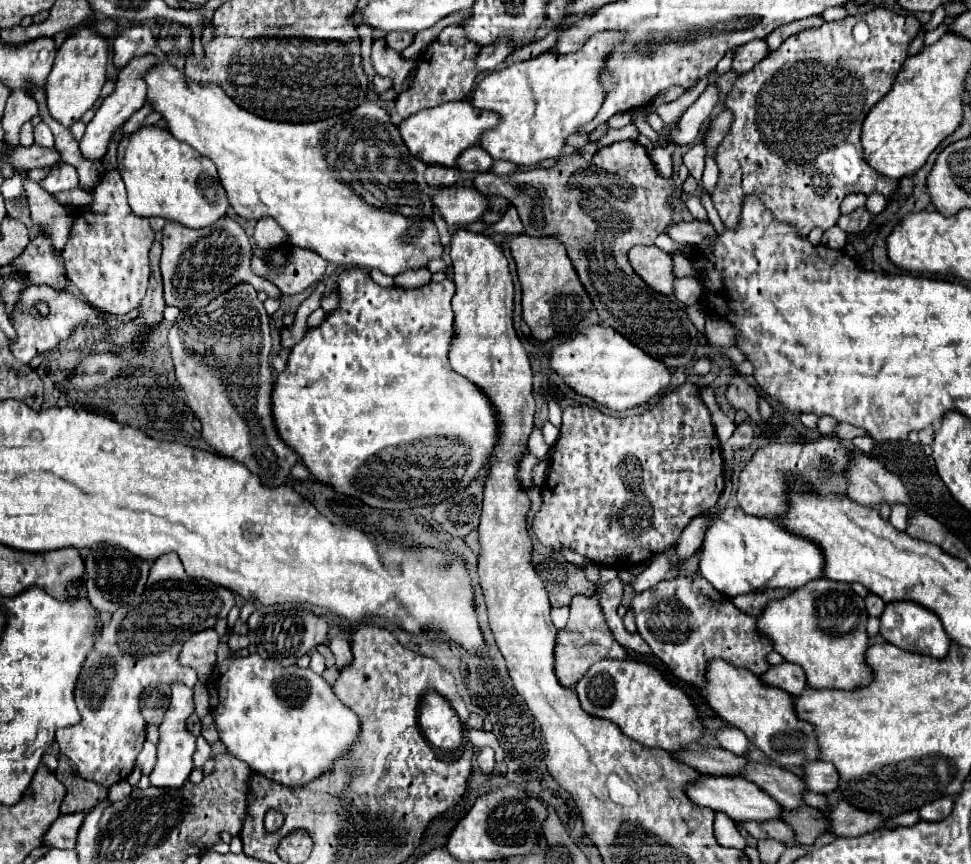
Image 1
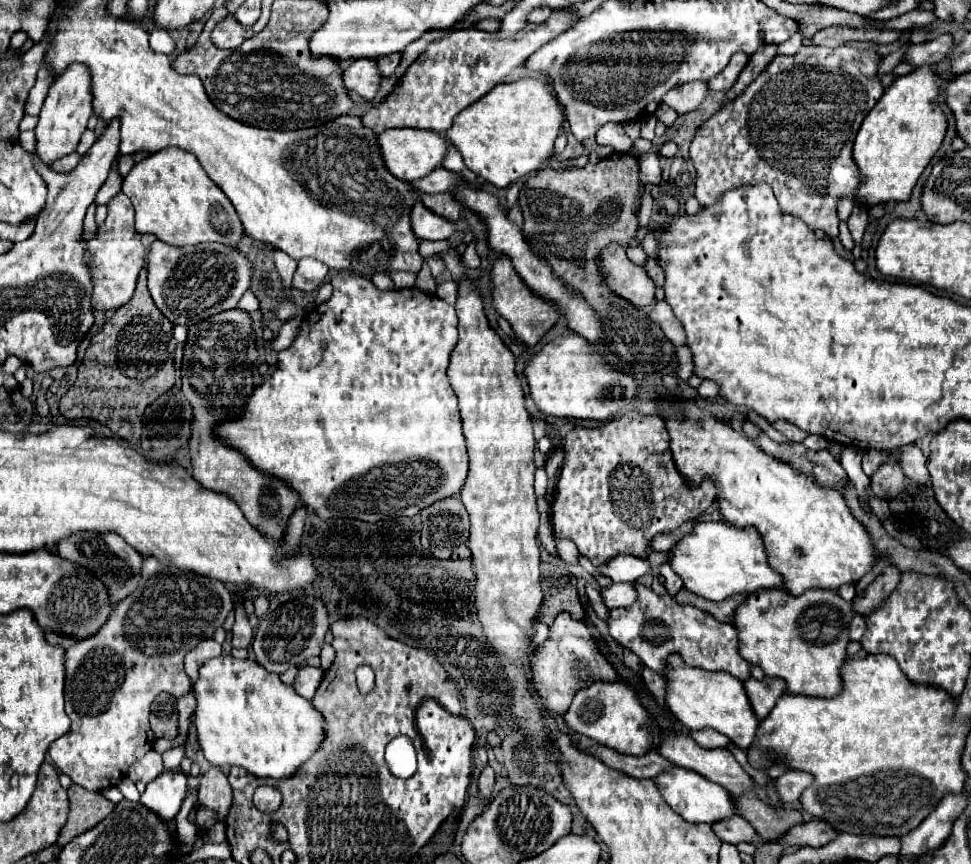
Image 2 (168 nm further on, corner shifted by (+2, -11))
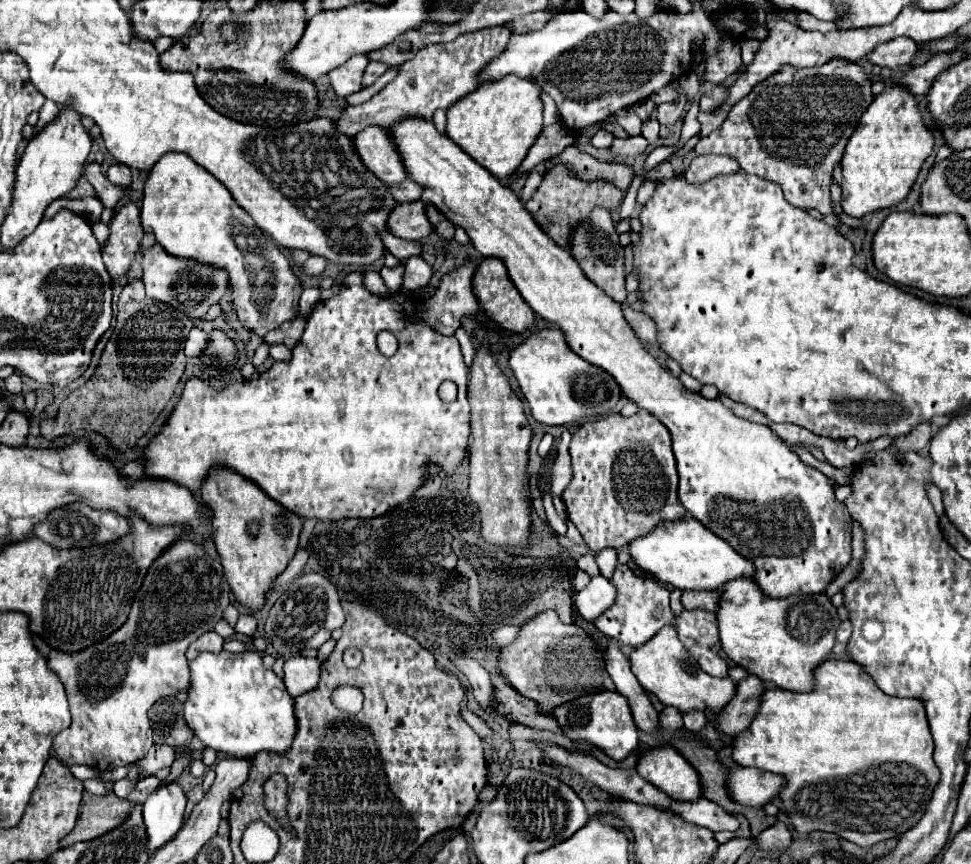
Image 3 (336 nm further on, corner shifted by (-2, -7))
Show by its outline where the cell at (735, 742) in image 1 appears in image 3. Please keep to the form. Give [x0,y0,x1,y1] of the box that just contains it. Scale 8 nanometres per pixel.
[681,711,705,733]

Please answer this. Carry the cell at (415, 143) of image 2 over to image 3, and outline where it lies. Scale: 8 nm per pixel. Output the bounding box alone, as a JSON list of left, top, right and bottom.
[353,125,405,183]

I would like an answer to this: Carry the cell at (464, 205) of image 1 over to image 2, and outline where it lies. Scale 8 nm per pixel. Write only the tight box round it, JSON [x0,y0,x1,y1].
[411,201,455,239]

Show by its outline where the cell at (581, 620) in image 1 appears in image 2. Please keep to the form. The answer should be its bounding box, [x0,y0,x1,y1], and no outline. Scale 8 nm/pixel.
[533,611,617,715]

